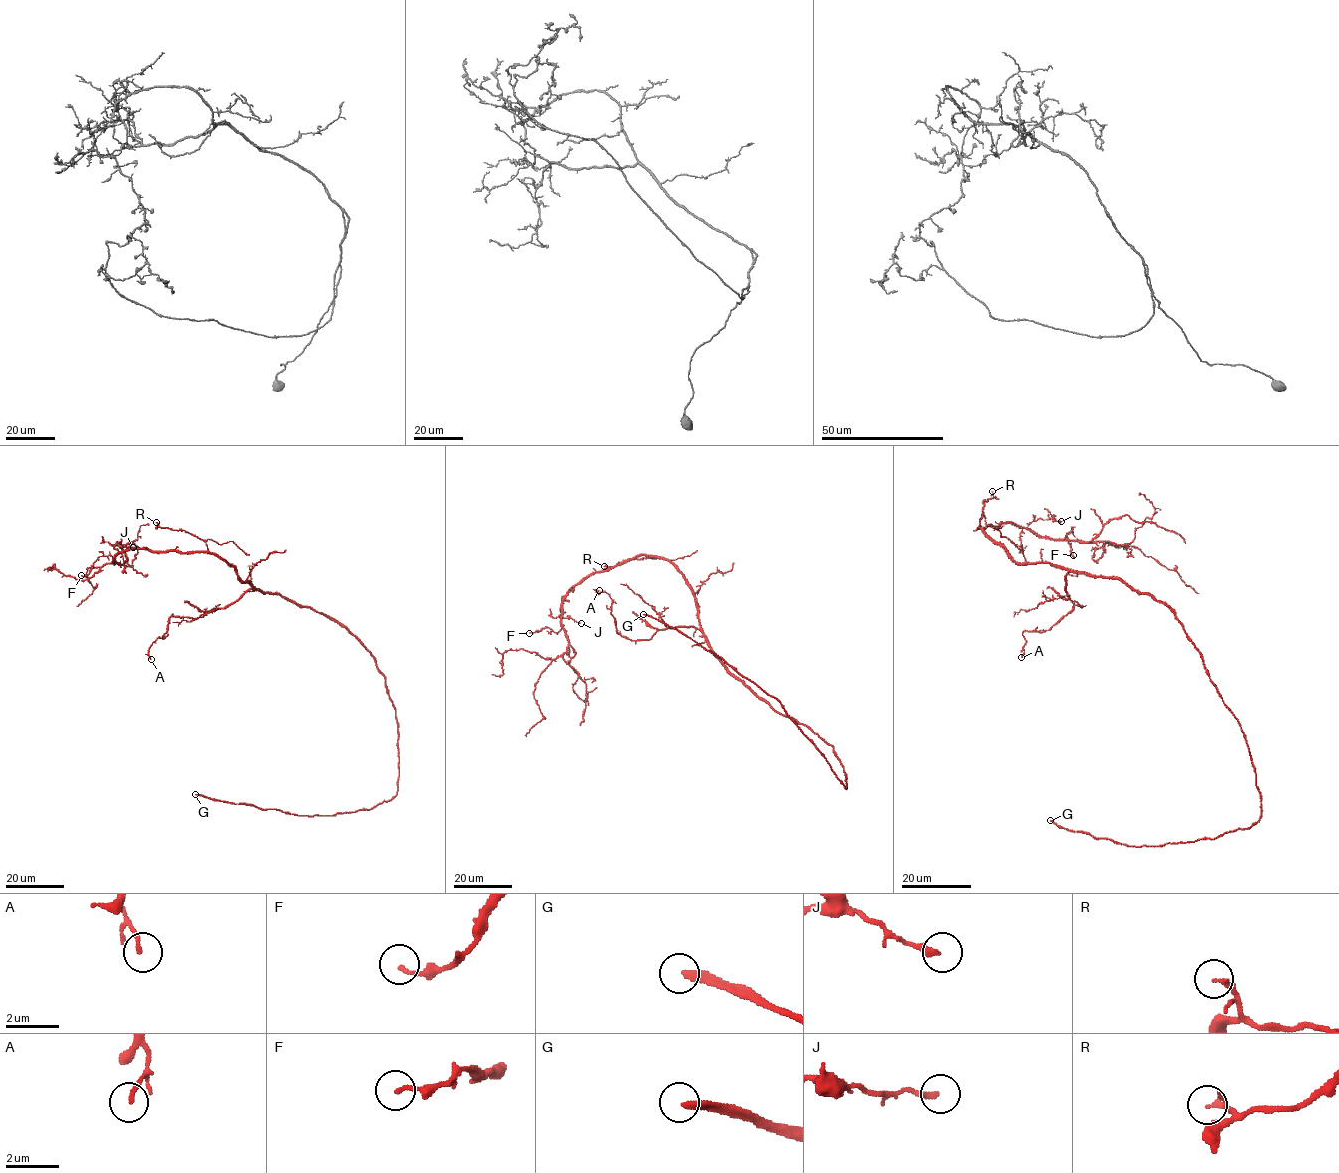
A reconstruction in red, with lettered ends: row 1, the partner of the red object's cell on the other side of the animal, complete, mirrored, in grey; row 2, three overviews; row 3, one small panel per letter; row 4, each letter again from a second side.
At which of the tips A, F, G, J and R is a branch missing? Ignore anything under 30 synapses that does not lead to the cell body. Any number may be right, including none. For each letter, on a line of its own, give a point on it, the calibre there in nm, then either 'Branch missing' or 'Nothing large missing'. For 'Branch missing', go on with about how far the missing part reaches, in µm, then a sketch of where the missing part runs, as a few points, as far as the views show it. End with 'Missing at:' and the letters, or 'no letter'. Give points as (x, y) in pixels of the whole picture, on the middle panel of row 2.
A: Place: (599, 590). Thickness 140 nm. Nothing large missing
F: Place: (529, 633). Thickness 160 nm. Nothing large missing
G: Place: (643, 614). Thickness 280 nm. Branch missing. Missing length about 200 µm
J: Place: (581, 623). Thickness 240 nm. Nothing large missing
R: Place: (604, 566). Thickness 200 nm. Nothing large missing
Missing at: G

